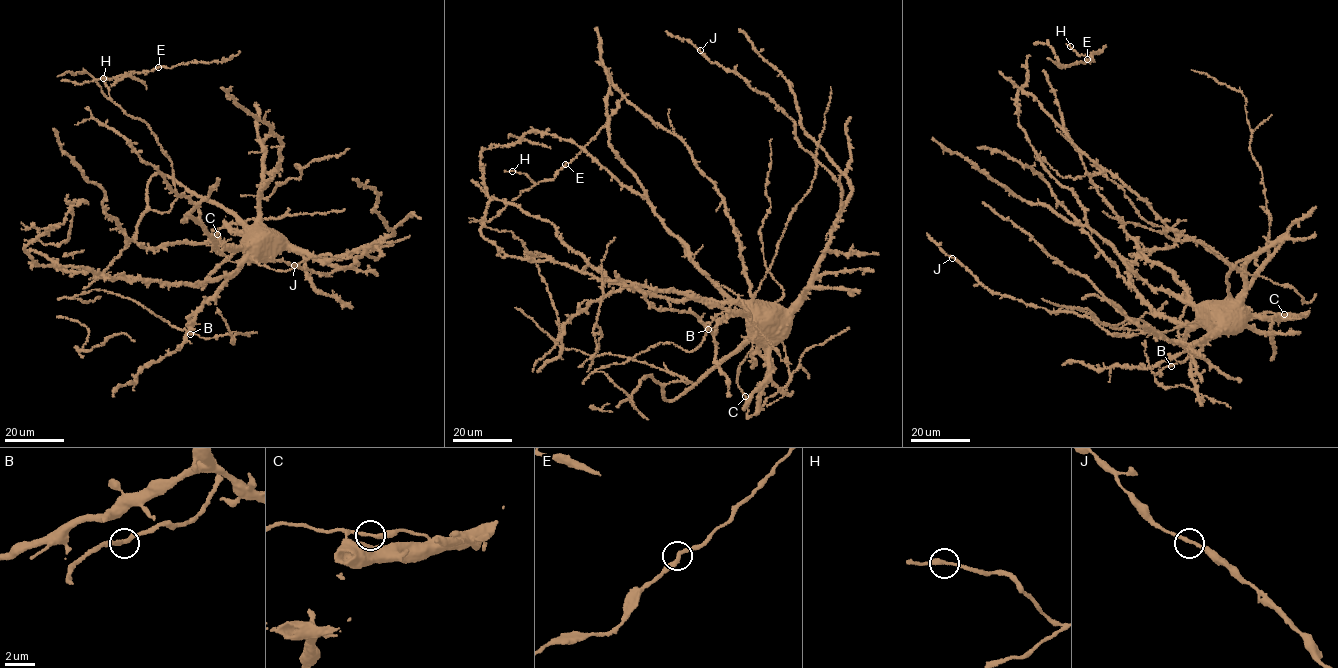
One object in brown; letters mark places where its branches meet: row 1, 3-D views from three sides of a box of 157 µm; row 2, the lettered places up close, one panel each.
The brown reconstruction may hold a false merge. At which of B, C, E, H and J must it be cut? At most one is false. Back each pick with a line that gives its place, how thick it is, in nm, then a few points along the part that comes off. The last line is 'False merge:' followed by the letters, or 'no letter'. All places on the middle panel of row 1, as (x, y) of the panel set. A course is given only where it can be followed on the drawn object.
False merge: no letter

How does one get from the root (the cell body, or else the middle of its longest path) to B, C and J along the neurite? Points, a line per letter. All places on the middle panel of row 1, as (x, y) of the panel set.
B: (759, 307), (754, 306), (754, 303), (741, 313), (731, 314), (719, 322), (713, 333), (708, 329)
C: (759, 307), (753, 307), (759, 314), (753, 316), (753, 347), (737, 376), (745, 396)
J: (759, 307), (787, 309), (808, 285), (840, 209), (842, 186), (801, 146), (795, 123), (785, 112), (700, 50)

